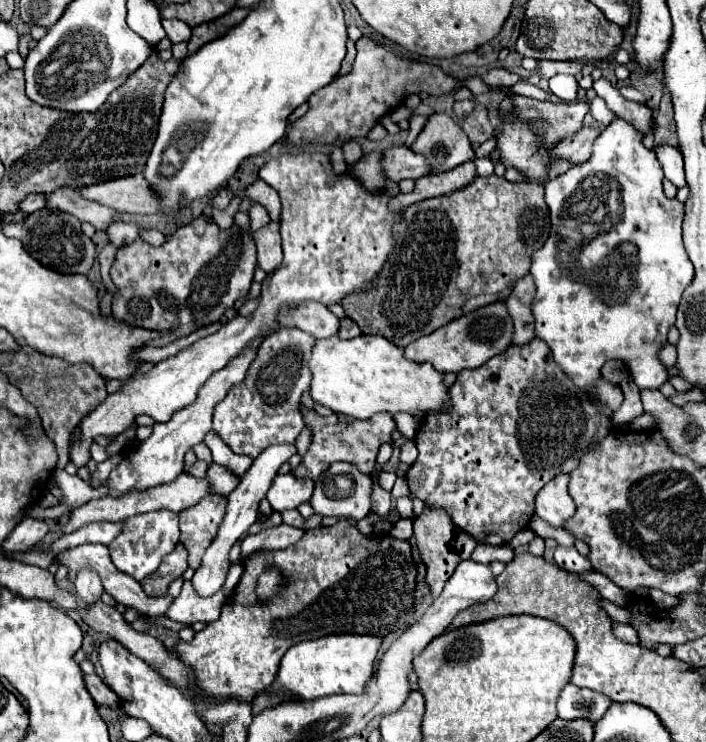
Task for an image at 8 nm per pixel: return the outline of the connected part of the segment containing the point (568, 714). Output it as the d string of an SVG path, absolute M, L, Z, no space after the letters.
M567 684L557 698L557 712L563 720L587 718L591 722L597 722L609 706L611 700L607 696L593 692L589 688L577 688L573 684Z

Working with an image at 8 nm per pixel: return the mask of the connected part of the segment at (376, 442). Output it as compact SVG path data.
M301 408L301 412L305 416L305 424L313 432L313 442L311 442L307 454L303 456L303 462L299 464L299 468L293 474L297 478L307 478L307 480L319 478L319 474L325 472L331 462L339 462L339 460L351 462L361 472L369 474L375 466L379 446L383 442L391 442L391 432L395 430L395 420L387 412L375 414L367 420L357 420L357 418L349 418L349 416L339 416L339 414L333 414L329 418L321 418L315 410L305 410L305 408Z

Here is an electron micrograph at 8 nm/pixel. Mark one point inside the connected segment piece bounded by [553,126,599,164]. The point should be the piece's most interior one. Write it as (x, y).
(577, 149)

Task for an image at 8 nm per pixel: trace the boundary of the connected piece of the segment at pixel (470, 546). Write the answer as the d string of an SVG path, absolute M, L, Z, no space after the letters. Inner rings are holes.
M425 506L417 520L419 522L413 522L413 534L417 538L417 546L421 550L421 558L427 564L427 584L429 584L433 596L439 596L441 590L443 590L443 584L453 574L457 564L467 560L473 554L473 550L477 548L479 542L475 538L471 538L463 530L459 530L459 538L453 538L457 526L451 522L451 516L445 510L439 510L437 506Z

